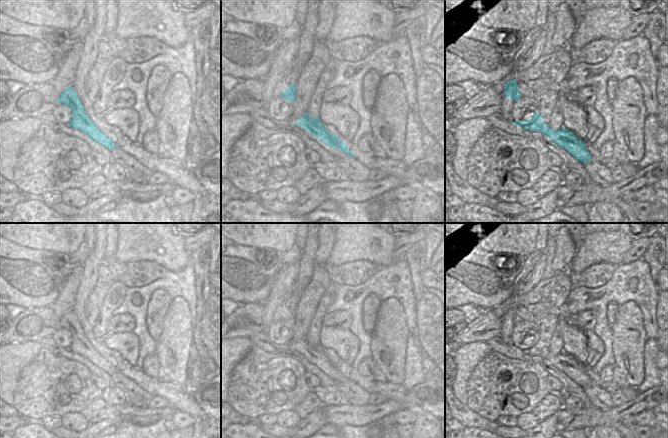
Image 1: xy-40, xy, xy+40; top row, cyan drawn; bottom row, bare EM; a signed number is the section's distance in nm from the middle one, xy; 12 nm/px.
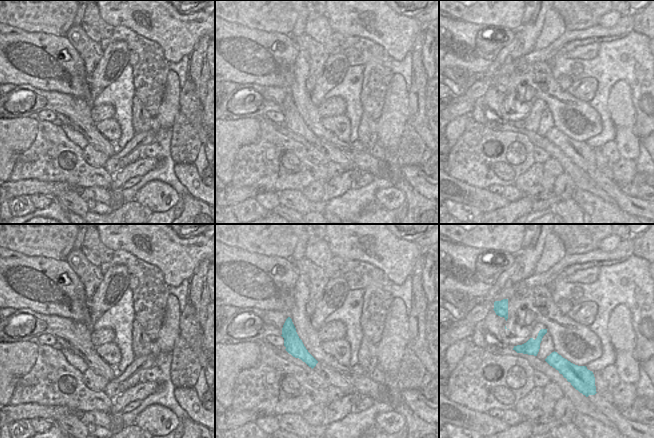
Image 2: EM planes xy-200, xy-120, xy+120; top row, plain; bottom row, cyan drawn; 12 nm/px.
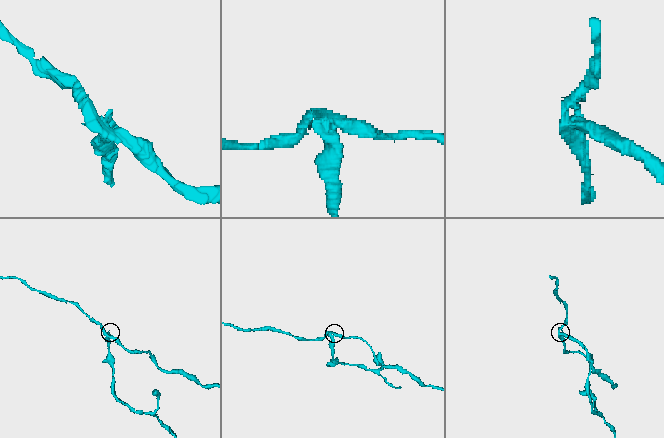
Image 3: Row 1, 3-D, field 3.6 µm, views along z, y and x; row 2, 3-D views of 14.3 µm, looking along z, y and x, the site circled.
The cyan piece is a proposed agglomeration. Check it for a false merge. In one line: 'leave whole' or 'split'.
split

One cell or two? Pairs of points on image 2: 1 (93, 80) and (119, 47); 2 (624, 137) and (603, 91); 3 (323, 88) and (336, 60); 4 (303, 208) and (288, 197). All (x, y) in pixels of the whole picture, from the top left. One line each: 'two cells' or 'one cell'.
1: one cell
2: two cells
3: one cell
4: one cell

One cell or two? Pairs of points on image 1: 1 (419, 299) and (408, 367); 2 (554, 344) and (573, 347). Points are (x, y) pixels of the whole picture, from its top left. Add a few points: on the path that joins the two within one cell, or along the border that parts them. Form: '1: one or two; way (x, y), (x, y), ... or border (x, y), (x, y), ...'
1: two; border (397, 300), (406, 298), (412, 304), (421, 337)
2: two; border (555, 327), (563, 343), (564, 351)

